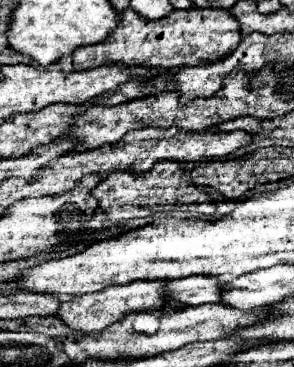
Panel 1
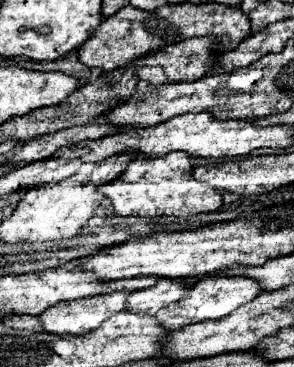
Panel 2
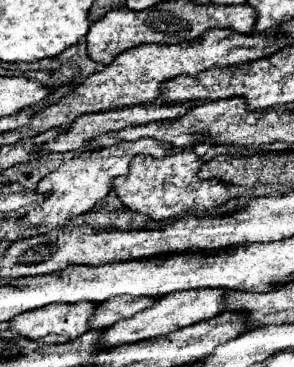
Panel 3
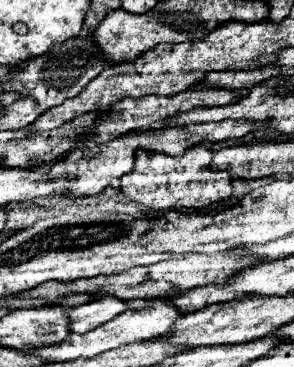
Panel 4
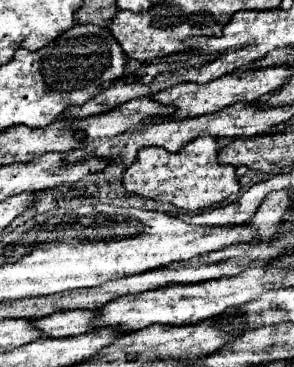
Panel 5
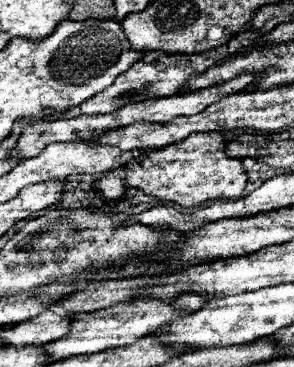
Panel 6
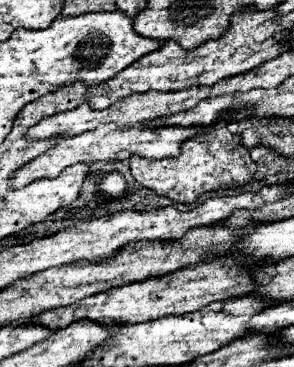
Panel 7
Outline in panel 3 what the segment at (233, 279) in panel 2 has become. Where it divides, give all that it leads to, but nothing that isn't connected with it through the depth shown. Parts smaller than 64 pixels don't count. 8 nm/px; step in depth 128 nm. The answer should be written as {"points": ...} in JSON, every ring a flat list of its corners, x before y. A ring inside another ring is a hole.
{"points":[[202,288,202,290,188,290,188,292,172,292,164,298,160,298,152,308,140,312,140,316,132,316,128,320,122,320,122,322,116,322,116,324,108,326,104,336,100,338,100,344,108,344,108,348,112,348,112,346,118,346,118,344,150,340,150,338,170,334,178,328,196,324,200,320,214,318,220,312,224,312,228,292,230,290,226,290,226,288]]}

